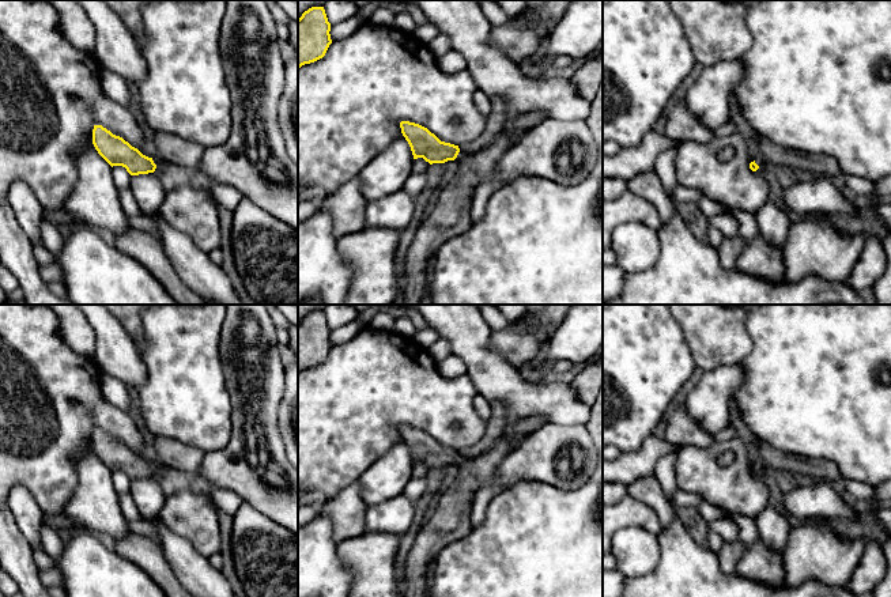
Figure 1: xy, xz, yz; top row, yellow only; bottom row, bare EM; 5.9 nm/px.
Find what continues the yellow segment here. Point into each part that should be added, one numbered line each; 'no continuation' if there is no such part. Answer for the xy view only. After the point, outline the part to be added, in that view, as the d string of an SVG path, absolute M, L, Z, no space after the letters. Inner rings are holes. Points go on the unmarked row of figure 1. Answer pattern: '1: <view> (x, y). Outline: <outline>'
1: xy (174, 456). Outline: M166 437L156 438L155 449L156 458L152 465L156 471L165 466L167 471L184 473L197 472L205 456L201 449Z

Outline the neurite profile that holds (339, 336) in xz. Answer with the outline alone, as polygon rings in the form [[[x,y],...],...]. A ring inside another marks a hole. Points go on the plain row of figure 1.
[[[355,320],[339,329],[332,329],[331,336],[329,336],[331,344],[332,345],[344,344],[344,343],[352,340],[366,326],[369,326],[369,322]]]

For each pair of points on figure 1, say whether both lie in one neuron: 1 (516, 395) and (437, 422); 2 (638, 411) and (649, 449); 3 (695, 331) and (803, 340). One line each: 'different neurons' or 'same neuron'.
1: different neurons
2: different neurons
3: different neurons

